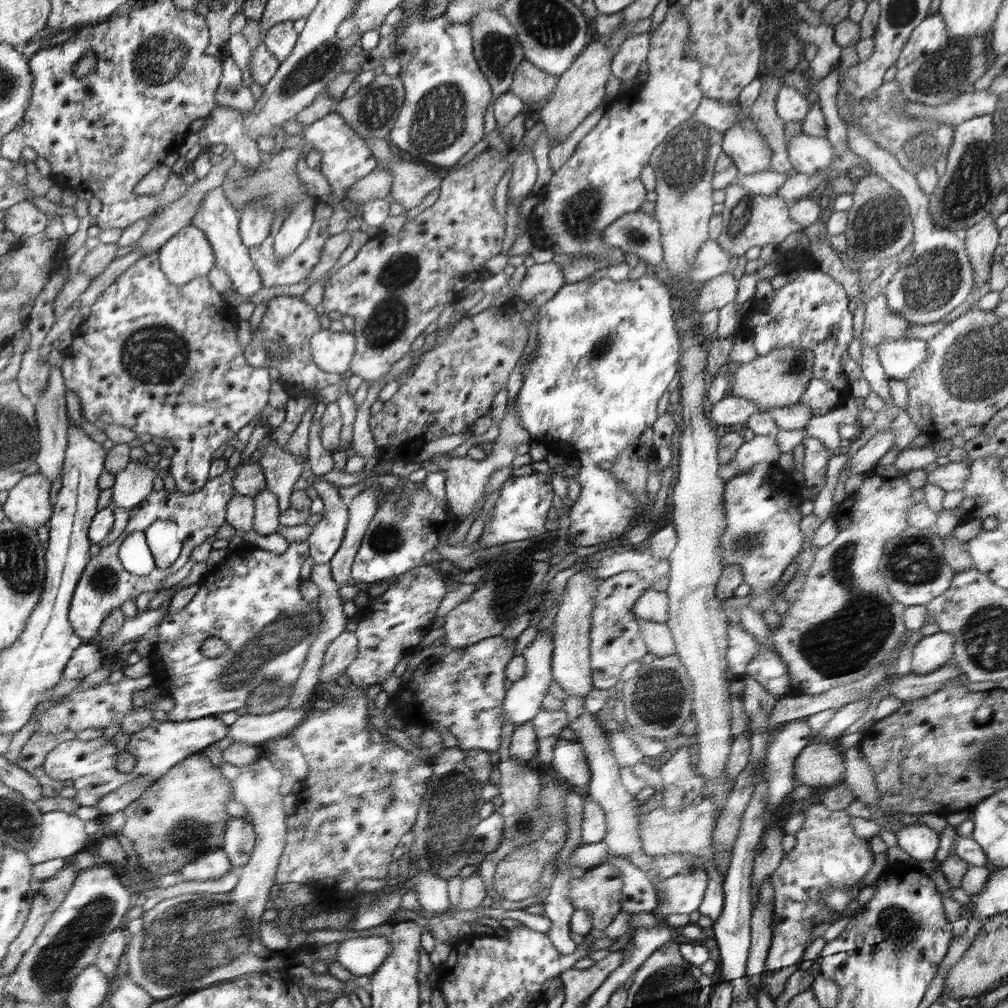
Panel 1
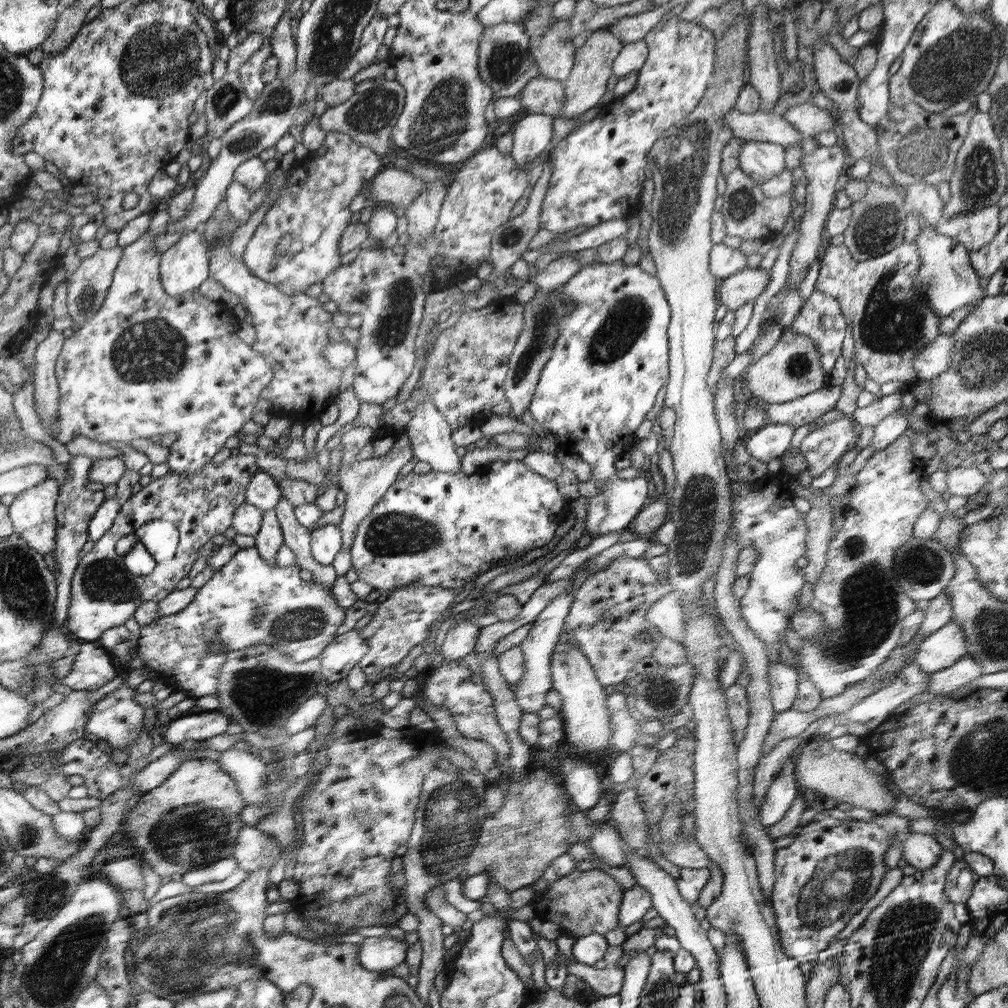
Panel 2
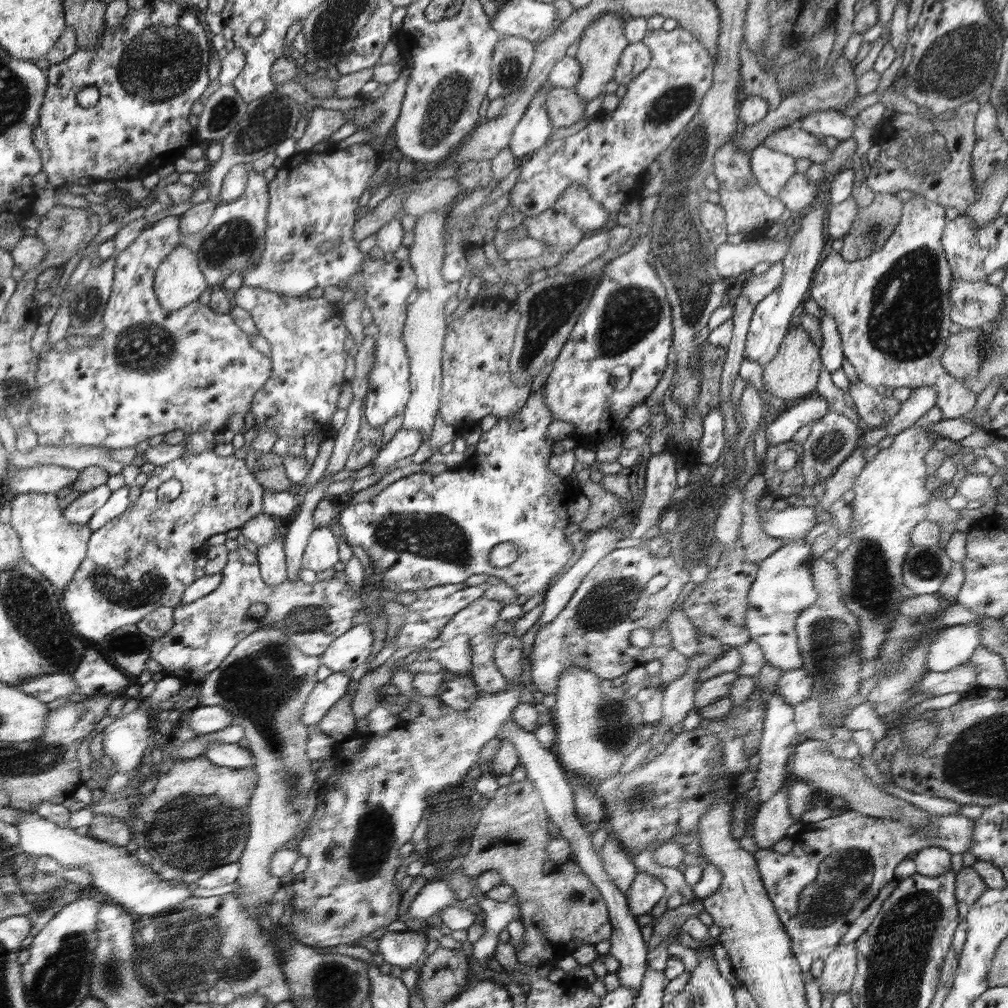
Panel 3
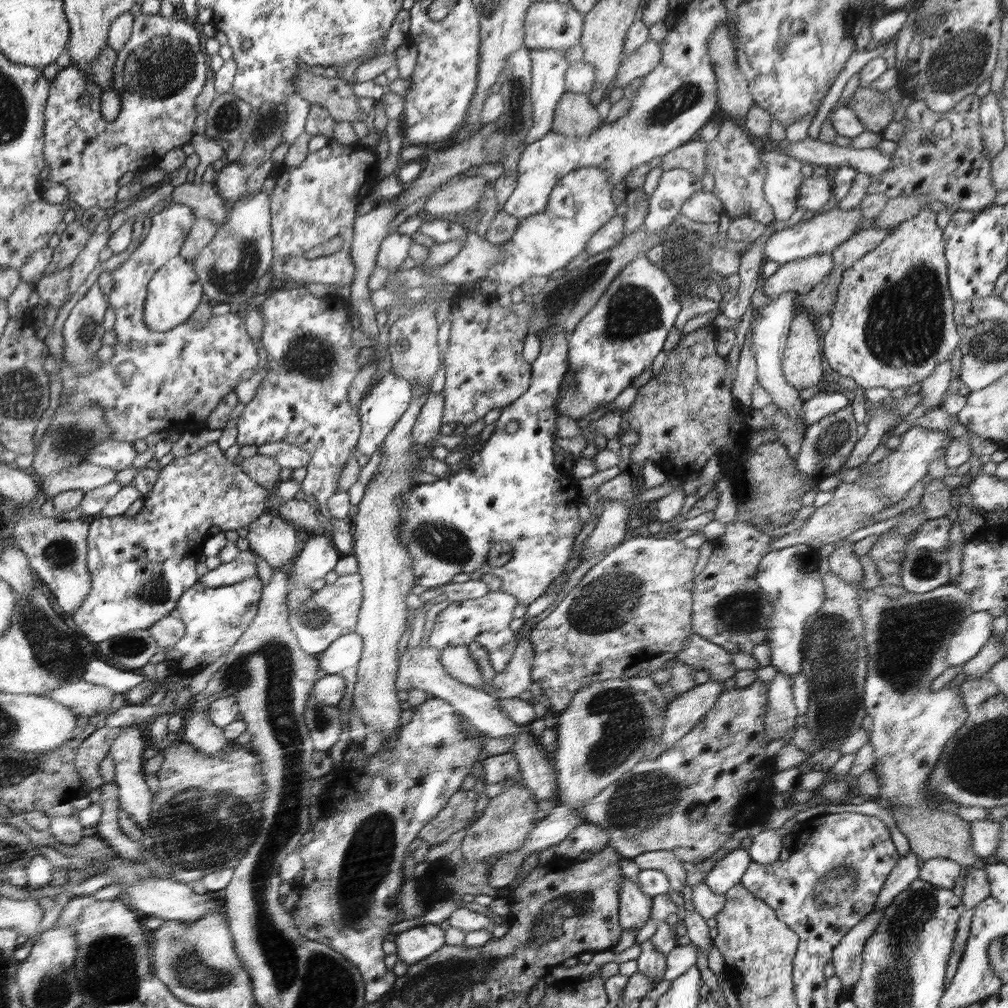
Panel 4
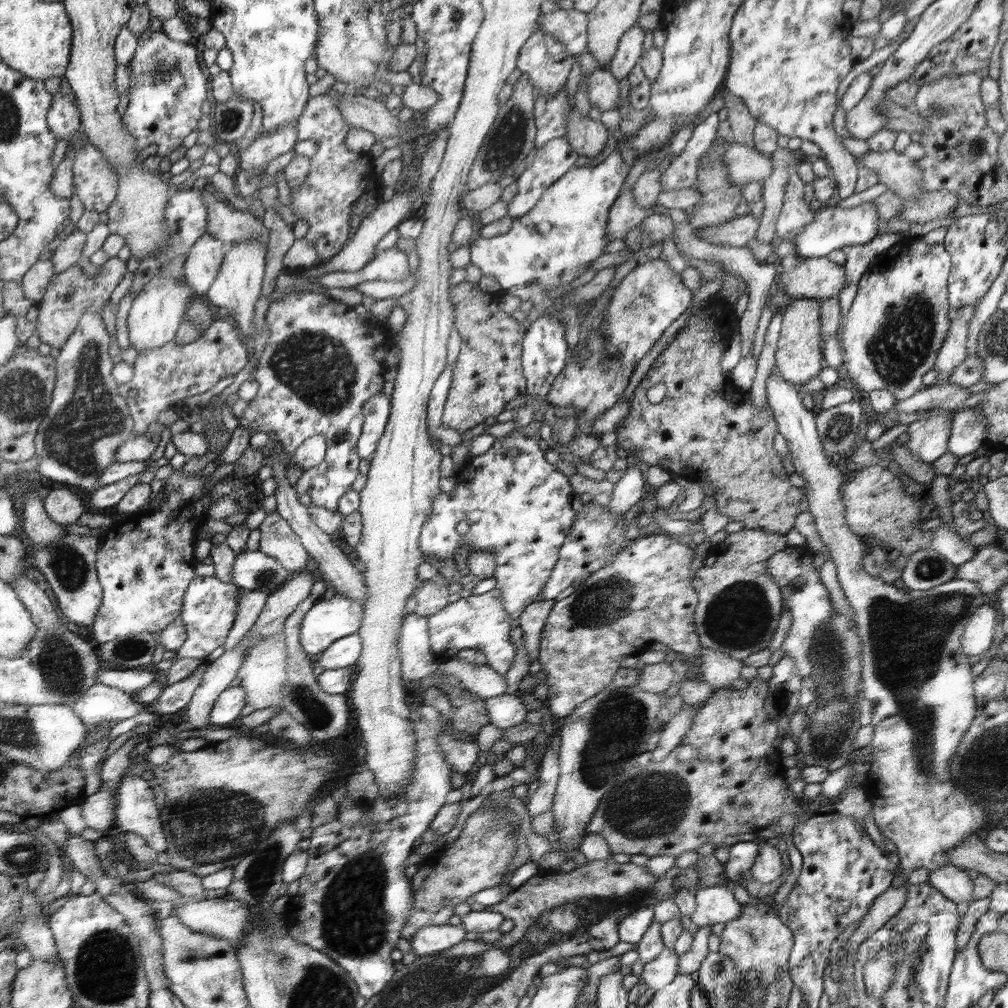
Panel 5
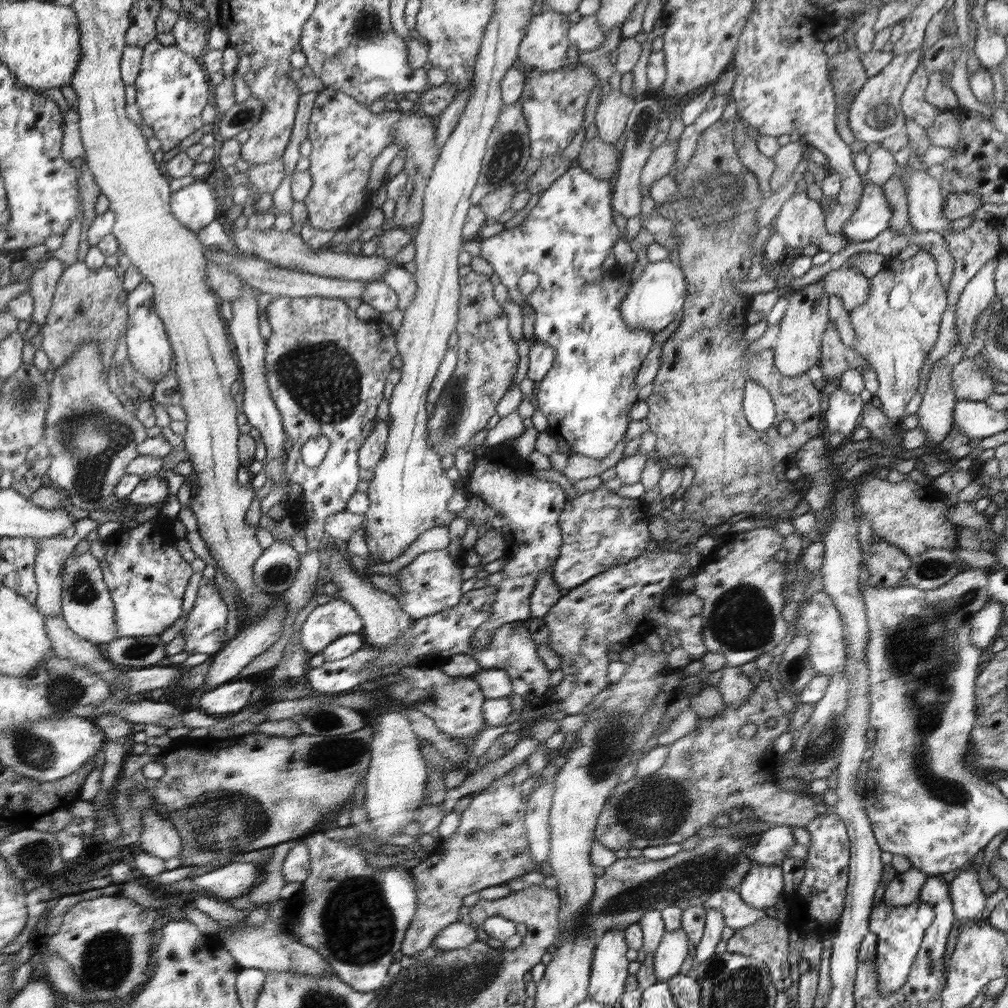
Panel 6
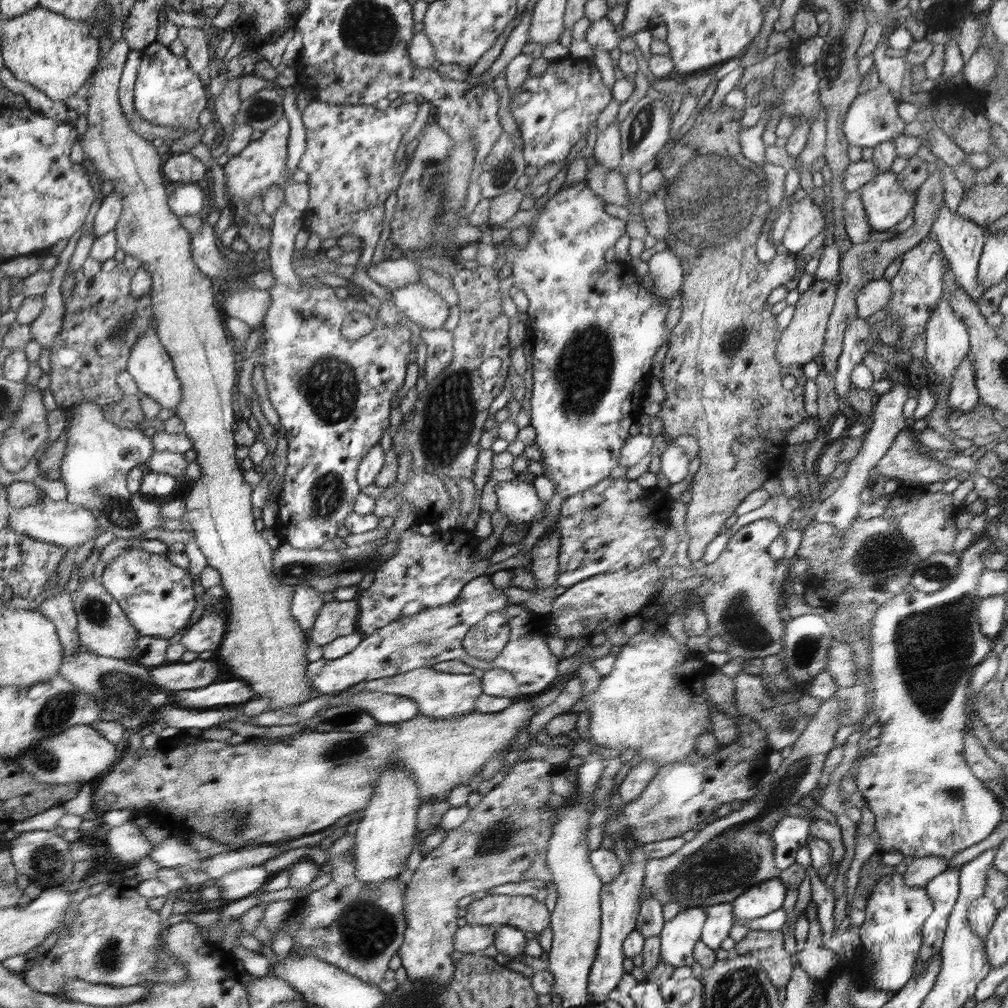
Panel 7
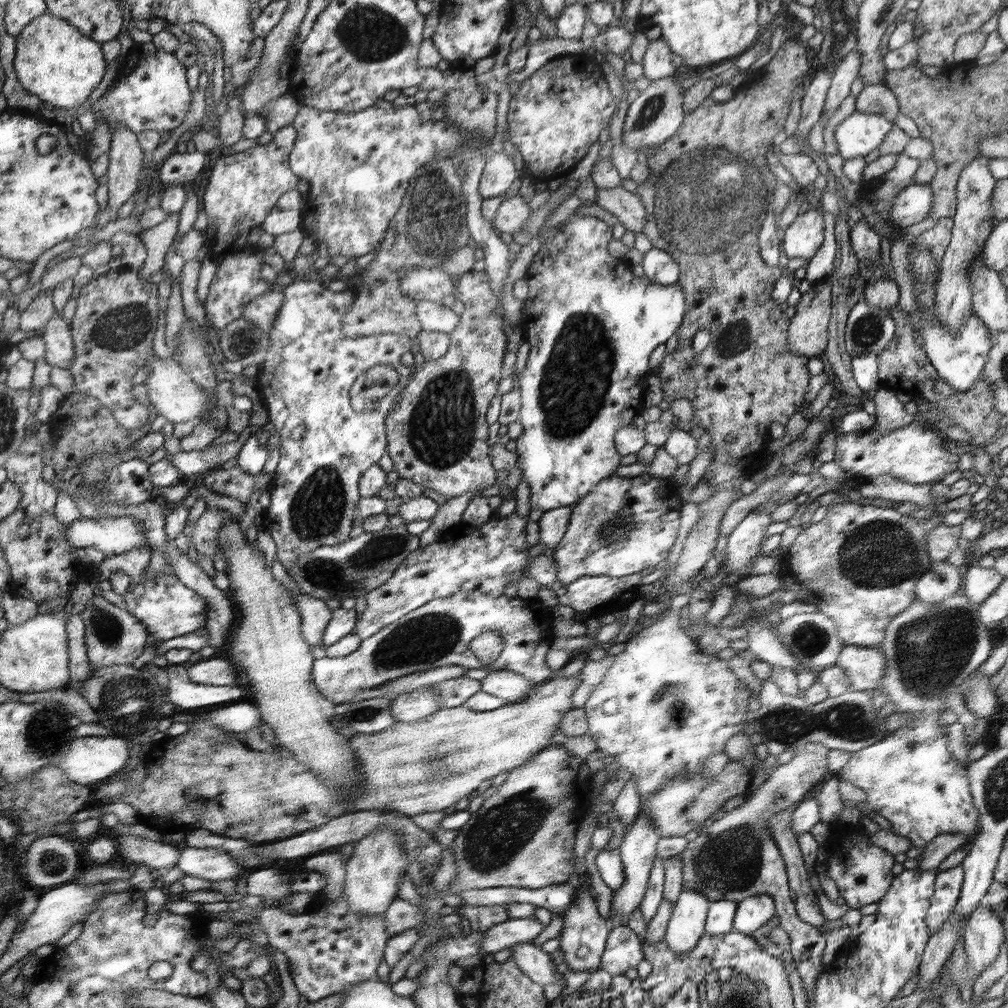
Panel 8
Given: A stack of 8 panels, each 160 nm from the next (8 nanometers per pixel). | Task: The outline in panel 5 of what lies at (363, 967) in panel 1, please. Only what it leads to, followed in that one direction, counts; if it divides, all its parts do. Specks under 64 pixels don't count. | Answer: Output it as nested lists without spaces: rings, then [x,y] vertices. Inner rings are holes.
[[[462,925],[425,926],[410,942],[416,956],[426,956],[461,944],[466,938],[466,933],[467,930]]]

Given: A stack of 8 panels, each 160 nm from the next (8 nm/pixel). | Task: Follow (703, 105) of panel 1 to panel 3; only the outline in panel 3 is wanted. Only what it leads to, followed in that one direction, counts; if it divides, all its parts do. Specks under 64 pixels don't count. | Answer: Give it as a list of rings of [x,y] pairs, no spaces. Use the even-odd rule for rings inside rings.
[[[797,122],[766,137],[763,146],[792,156],[794,159],[806,158],[814,164],[823,164],[830,160],[831,150],[826,144],[817,142],[817,137],[801,130]]]

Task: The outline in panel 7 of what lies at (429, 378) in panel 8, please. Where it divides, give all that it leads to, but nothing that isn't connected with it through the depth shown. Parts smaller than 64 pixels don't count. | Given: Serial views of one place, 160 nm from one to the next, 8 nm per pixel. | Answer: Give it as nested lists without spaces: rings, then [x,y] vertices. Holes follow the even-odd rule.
[[[478,265],[474,269],[463,267],[452,276],[457,290],[460,308],[459,323],[453,330],[452,362],[431,381],[417,396],[414,409],[392,434],[394,452],[398,455],[407,450],[412,456],[410,468],[421,468],[440,478],[471,479],[478,456],[478,442],[483,436],[484,422],[488,416],[474,416],[488,412],[494,398],[502,392],[511,365],[508,340],[511,318],[502,311],[503,296],[500,280],[492,266]],[[492,357],[499,358],[502,365],[499,372],[482,378],[479,368]]]

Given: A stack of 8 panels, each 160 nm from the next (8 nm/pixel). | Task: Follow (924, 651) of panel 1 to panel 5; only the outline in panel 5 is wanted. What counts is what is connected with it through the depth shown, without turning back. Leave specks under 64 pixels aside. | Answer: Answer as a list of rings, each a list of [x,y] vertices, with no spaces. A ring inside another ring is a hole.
[[[981,605],[965,624],[964,636],[960,639],[961,650],[967,657],[986,652],[994,642],[994,627],[1000,612],[996,607]]]

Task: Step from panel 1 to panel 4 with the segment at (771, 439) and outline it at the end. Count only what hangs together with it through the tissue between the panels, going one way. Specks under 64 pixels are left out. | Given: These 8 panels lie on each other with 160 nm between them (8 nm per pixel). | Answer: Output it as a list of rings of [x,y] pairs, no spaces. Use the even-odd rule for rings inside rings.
[[[830,389],[826,392],[818,391],[810,399],[803,401],[803,409],[799,417],[802,417],[807,426],[810,426],[823,416],[836,412],[838,409],[850,404],[851,396],[841,389]]]

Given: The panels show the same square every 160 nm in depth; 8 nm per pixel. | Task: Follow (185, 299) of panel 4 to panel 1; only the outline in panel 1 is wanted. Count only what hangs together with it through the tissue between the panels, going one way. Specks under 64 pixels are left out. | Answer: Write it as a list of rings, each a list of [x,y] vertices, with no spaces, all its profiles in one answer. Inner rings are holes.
[[[188,226],[177,232],[157,251],[161,269],[174,284],[188,284],[215,268],[216,255],[205,231]]]

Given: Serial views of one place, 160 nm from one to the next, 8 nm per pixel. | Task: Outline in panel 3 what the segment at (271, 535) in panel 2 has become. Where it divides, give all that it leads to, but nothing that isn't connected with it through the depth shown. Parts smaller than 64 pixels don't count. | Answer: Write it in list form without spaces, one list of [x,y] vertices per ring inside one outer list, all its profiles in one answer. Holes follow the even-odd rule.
[[[277,534],[268,544],[258,547],[257,563],[261,576],[270,587],[278,587],[289,578],[288,560],[283,537]]]

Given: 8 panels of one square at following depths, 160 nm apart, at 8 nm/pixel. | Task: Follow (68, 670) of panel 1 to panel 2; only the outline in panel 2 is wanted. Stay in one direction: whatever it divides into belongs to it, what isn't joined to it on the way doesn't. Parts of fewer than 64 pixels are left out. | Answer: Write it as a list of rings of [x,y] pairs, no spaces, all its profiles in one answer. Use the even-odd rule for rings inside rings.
[[[86,642],[80,646],[72,669],[60,683],[72,691],[94,691],[114,680],[117,674],[110,654],[97,642]]]

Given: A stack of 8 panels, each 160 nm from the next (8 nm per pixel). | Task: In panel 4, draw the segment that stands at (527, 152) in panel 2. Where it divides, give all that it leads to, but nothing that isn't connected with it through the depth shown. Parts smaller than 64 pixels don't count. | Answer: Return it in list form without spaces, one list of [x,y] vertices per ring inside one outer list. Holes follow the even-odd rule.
[[[531,49],[530,58],[533,64],[532,86],[530,100],[532,104],[532,127],[522,141],[522,146],[528,147],[530,144],[541,140],[546,134],[552,131],[553,117],[556,106],[566,90],[566,69],[570,67],[570,62],[564,57],[565,51],[554,49]]]

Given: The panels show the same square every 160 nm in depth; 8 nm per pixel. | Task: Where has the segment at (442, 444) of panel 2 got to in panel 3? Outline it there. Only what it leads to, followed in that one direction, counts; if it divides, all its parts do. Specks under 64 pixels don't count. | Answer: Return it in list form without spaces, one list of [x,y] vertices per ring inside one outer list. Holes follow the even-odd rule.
[[[447,209],[430,212],[417,219],[414,233],[414,244],[410,248],[409,261],[417,276],[418,297],[407,306],[408,317],[402,331],[406,353],[410,356],[410,378],[413,387],[413,398],[402,413],[404,429],[418,429],[423,432],[423,442],[431,437],[434,419],[441,402],[441,386],[443,385],[442,348],[447,331],[446,302],[456,295],[459,281],[448,282],[441,273],[444,256],[442,233],[445,228]]]

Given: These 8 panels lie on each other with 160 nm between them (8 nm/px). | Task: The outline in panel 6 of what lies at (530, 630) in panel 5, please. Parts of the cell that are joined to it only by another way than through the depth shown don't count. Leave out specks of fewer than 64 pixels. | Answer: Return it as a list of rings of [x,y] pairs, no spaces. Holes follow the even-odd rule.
[[[552,568],[544,571],[542,576],[538,576],[538,582],[534,589],[529,600],[530,620],[533,618],[543,619],[562,597],[561,589],[552,580]]]

